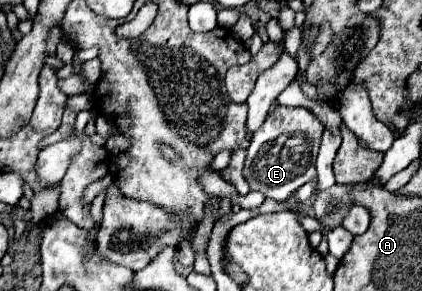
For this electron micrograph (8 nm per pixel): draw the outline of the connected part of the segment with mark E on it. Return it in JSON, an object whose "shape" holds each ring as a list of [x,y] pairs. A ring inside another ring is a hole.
{"shape":[[[276,107],[266,117],[266,123],[254,133],[244,161],[244,179],[250,191],[260,191],[264,197],[286,201],[298,187],[316,177],[314,161],[320,147],[324,125],[314,113],[304,107]]]}

